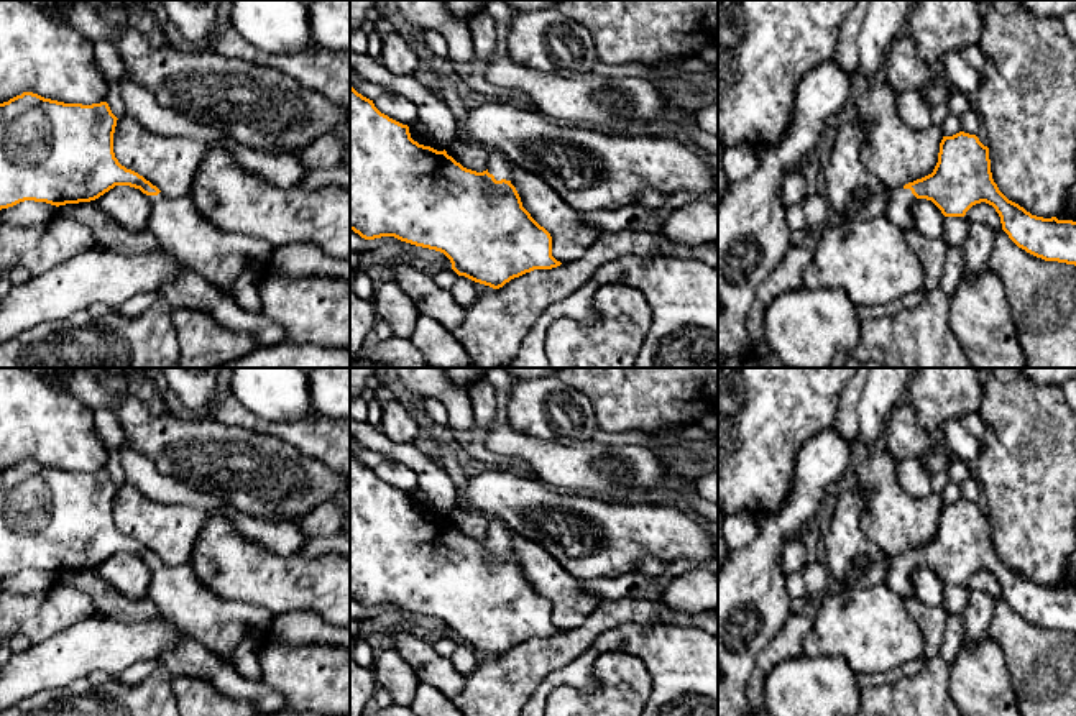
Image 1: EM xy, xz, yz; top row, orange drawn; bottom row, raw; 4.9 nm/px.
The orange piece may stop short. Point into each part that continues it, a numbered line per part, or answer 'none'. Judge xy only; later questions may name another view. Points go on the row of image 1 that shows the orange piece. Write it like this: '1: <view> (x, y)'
1: xy (219, 257)

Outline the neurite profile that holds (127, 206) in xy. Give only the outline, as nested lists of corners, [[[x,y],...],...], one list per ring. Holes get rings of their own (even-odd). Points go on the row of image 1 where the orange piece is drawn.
[[[115,186],[94,202],[123,228],[130,232],[148,230],[149,202],[140,189]]]

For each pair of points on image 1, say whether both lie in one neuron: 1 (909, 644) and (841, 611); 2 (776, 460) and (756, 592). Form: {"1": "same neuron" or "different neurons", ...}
{"1": "same neuron", "2": "different neurons"}

